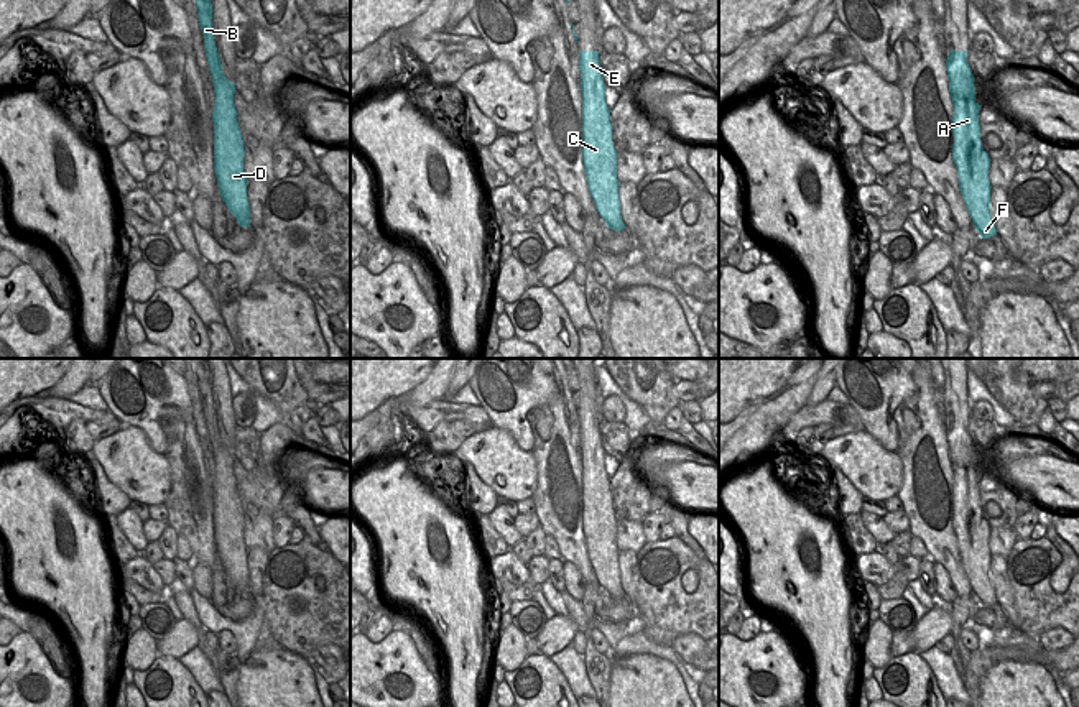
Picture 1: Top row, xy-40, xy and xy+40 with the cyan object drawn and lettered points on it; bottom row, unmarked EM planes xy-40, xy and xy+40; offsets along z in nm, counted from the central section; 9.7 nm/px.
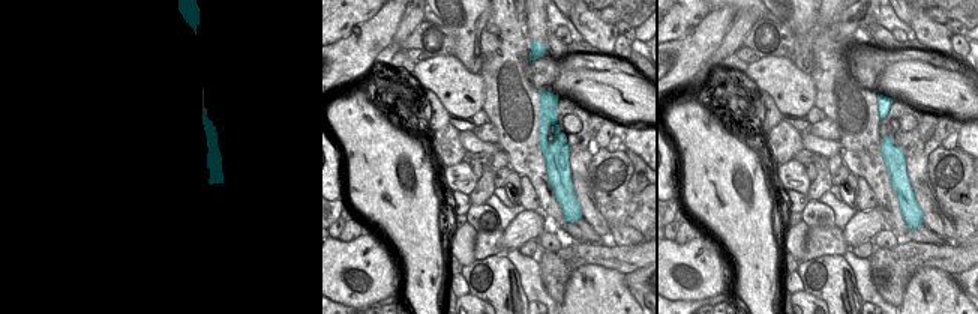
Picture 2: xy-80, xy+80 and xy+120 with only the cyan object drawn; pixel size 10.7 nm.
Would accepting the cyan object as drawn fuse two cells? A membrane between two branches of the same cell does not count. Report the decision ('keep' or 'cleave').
cleave

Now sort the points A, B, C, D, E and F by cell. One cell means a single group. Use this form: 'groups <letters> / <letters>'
groups A C D F / B E

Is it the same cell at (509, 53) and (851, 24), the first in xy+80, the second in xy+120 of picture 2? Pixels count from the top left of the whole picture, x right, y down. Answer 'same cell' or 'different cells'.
different cells

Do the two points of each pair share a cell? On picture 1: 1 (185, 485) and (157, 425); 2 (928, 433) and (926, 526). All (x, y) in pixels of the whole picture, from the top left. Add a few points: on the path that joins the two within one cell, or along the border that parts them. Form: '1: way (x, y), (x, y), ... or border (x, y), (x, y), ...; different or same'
1: border (191, 418), (175, 426), (175, 439), (165, 454); different
2: way (926, 456), (926, 503); same

